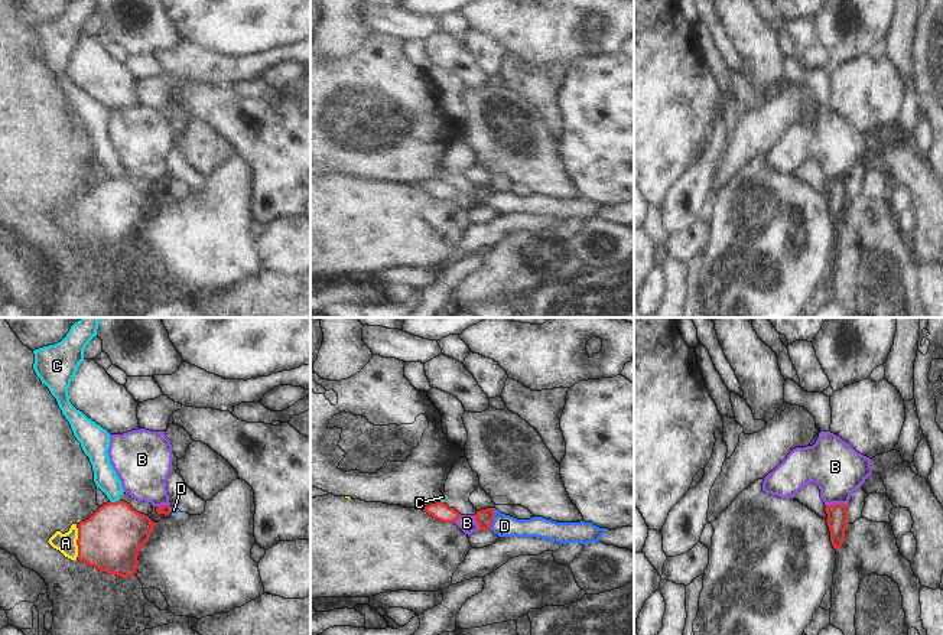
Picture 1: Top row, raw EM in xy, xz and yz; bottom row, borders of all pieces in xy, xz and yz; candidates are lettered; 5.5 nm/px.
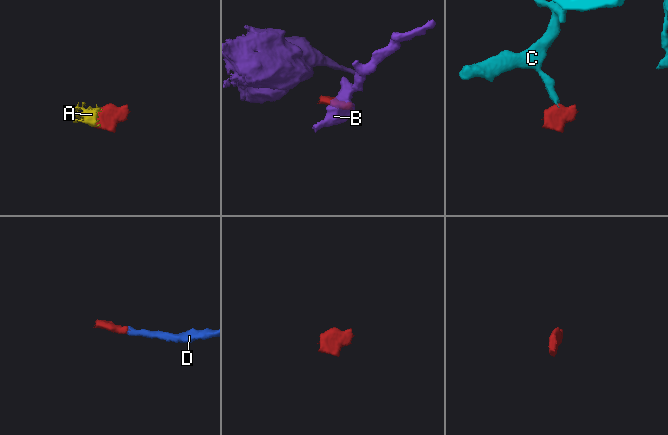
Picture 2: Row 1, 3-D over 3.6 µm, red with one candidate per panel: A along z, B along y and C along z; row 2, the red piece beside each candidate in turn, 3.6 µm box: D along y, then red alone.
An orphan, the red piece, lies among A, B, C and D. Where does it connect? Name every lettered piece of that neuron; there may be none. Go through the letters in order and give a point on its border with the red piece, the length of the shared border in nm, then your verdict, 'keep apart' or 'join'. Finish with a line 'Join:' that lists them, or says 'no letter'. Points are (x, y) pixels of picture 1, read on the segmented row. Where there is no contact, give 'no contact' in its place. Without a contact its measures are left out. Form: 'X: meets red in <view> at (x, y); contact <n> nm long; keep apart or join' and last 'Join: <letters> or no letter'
A: meets red in xy at (77, 543); contact 160 nm long; join
B: meets red in yz at (835, 504); contact 110 nm long; keep apart
C: meets red in xy at (116, 501); contact 60 nm long; keep apart
D: meets red in xz at (493, 518); contact 120 nm long; join
Join: A, D

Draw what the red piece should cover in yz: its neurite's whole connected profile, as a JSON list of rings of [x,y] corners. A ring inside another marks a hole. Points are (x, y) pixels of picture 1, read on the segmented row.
[[[833,504],[825,508],[827,514],[827,527],[830,531],[830,541],[835,550],[838,550],[845,541],[845,530],[848,527],[848,509],[843,504]]]

